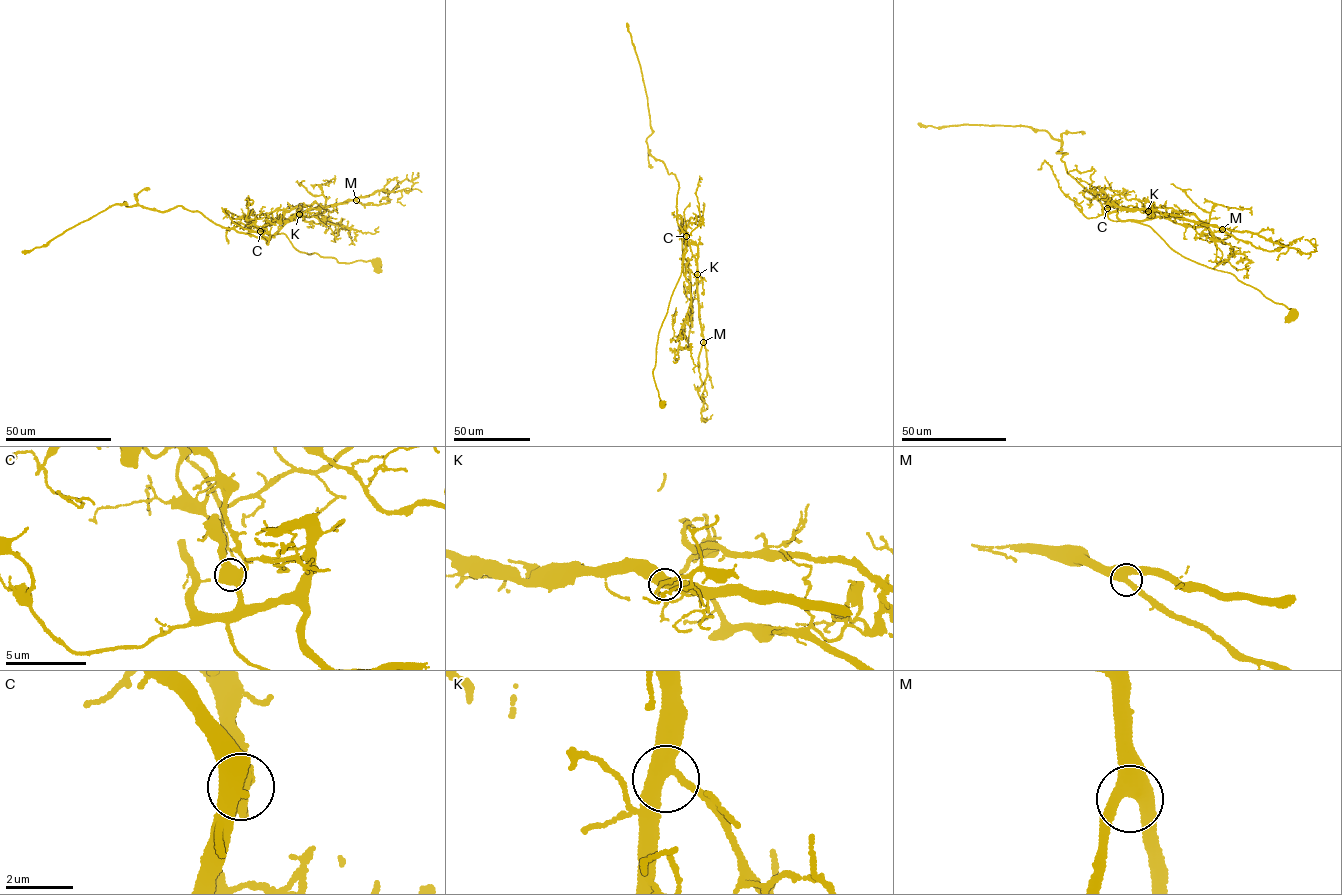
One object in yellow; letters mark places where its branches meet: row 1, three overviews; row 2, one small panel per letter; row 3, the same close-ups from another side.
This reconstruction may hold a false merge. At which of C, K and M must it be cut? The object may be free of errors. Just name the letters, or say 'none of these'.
none of these

